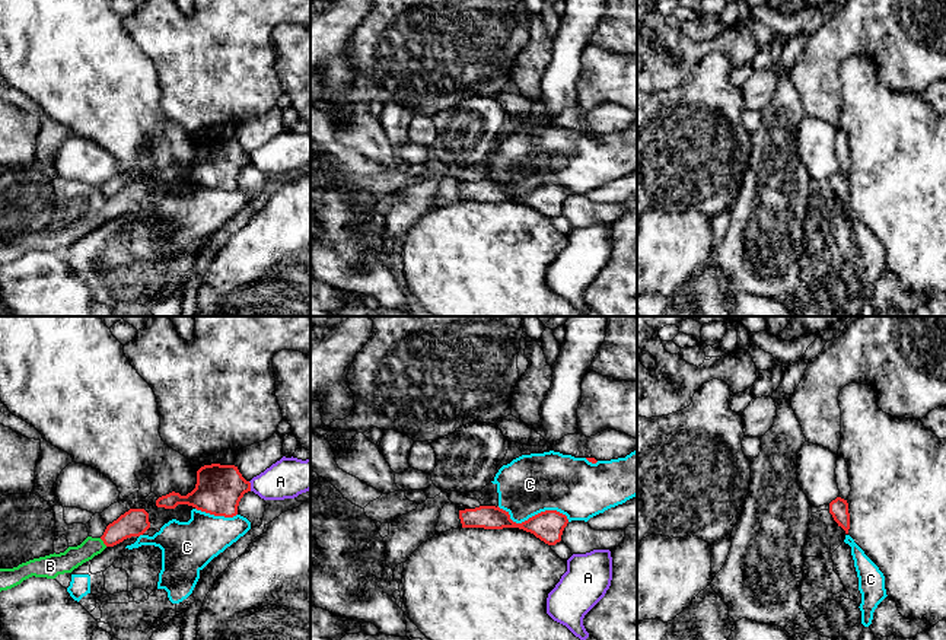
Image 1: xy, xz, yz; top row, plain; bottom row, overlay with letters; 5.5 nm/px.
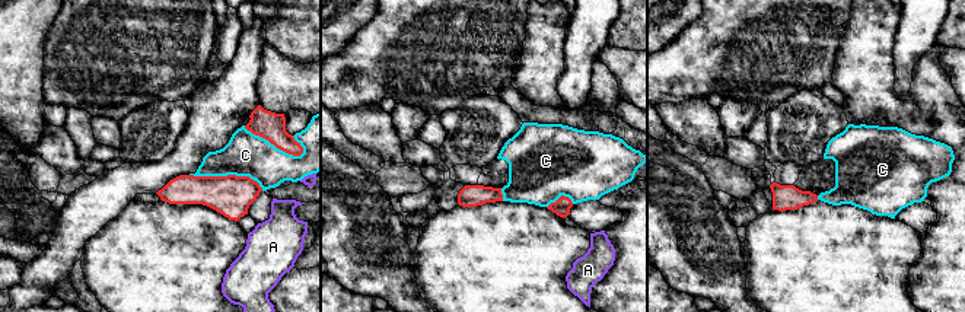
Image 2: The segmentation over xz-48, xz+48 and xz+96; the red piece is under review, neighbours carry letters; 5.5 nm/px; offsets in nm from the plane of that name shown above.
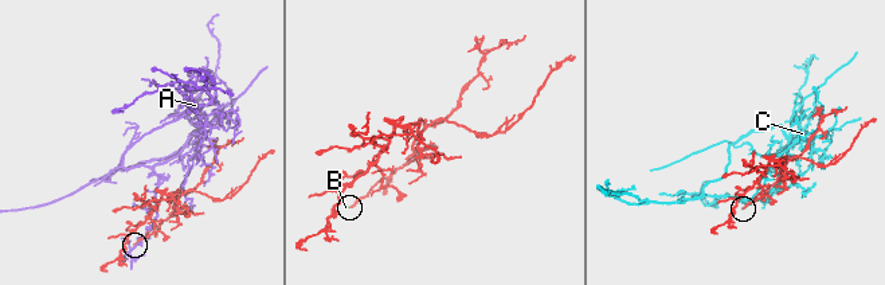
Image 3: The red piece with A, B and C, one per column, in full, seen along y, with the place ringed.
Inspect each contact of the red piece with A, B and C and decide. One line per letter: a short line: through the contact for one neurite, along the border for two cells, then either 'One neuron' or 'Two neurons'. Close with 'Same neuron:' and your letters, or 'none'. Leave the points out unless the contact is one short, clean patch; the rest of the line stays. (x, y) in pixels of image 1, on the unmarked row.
A: Two neurons
B: Line: xy (134, 196), (121, 201), (104, 216), (66, 235). One neuron
C: Two neurons
Same neuron: B

